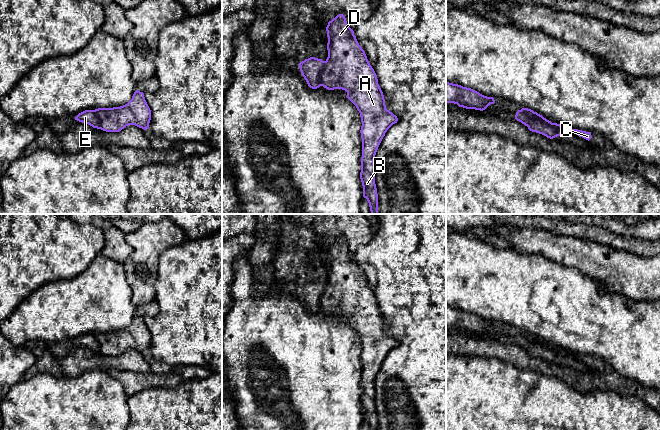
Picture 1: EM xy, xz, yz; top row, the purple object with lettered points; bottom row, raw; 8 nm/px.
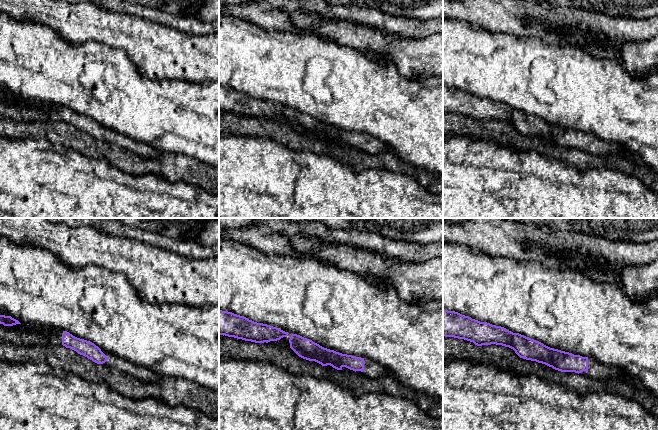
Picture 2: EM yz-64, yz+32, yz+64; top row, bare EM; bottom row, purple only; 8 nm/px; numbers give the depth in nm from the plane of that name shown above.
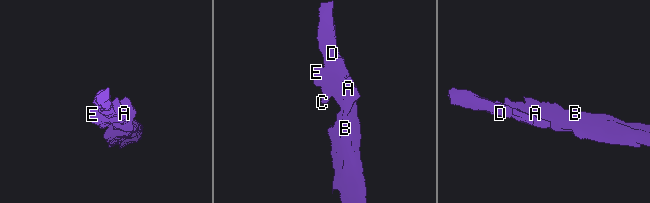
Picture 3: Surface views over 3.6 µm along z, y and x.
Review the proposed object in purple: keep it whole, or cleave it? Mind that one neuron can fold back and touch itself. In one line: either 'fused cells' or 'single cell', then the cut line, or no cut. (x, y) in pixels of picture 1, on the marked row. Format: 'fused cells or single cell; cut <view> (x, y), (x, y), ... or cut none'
fused cells; cut xz (325, 61), (320, 74), (320, 85)

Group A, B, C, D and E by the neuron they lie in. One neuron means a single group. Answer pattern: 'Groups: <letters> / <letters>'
Groups: A B C D / E

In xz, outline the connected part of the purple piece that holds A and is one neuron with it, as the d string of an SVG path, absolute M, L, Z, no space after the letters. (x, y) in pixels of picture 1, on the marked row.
M339 14L329 21L326 31L328 57L320 74L320 85L328 90L345 90L360 113L363 197L369 203L371 214L378 214L375 155L385 133L398 118L386 109L377 75L345 16Z

